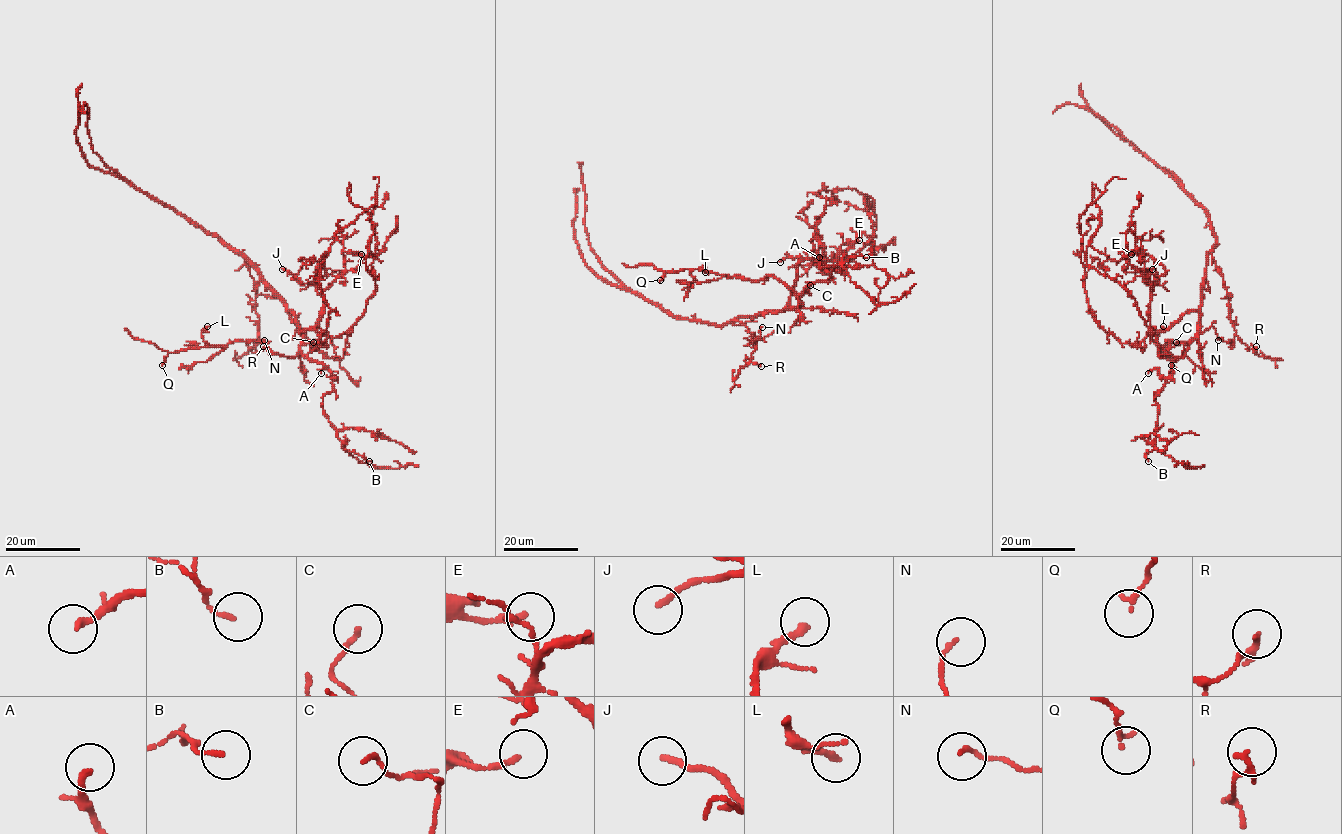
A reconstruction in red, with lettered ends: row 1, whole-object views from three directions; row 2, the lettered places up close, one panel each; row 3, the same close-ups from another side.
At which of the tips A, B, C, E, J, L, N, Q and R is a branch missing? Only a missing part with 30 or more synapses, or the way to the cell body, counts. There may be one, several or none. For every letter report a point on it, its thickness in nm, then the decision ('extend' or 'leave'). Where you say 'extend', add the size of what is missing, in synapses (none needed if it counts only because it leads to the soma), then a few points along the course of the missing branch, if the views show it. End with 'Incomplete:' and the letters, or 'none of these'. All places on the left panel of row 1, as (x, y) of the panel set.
A: place (321, 373); calibre 220 nm; extend; 50 synapses; course (321, 373), (308, 363), (297, 360), (284, 361), (275, 371), (255, 369)
B: place (369, 461); calibre 130 nm; leave
C: place (313, 342); calibre 130 nm; leave
E: place (361, 254); calibre 180 nm; leave
J: place (282, 269); calibre 180 nm; leave
L: place (207, 326); calibre 220 nm; leave
N: place (264, 340); calibre 120 nm; leave
Q: place (162, 365); calibre 140 nm; leave
R: place (263, 346); calibre 180 nm; leave
Incomplete: A

